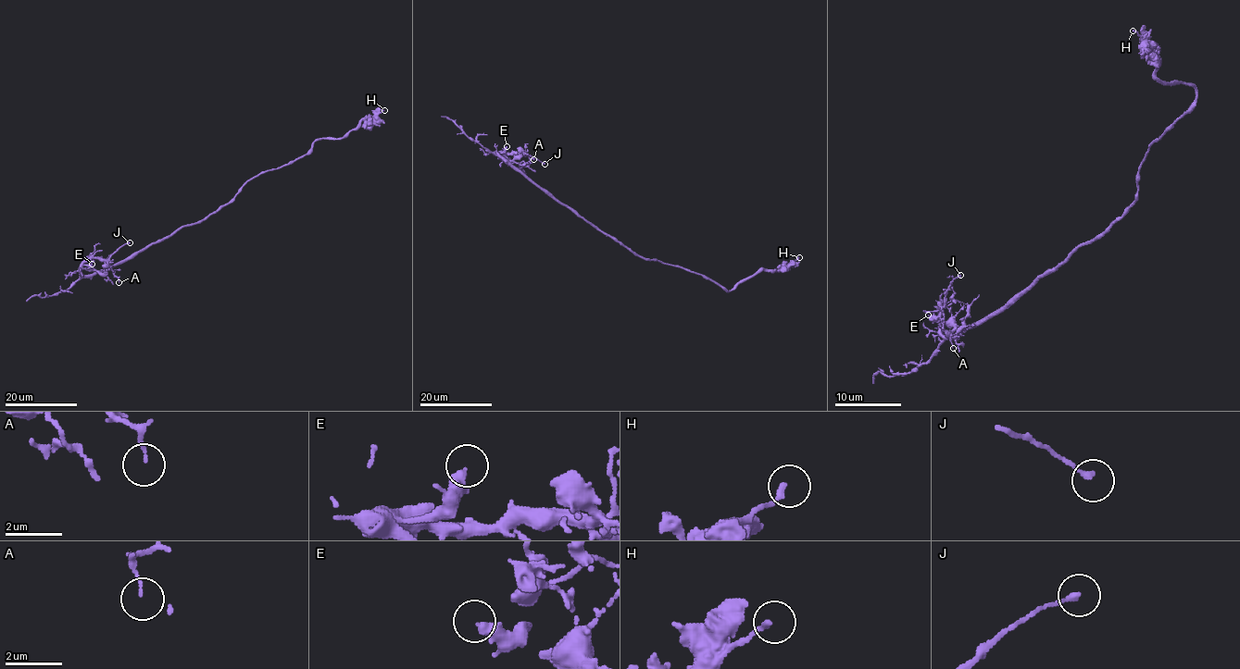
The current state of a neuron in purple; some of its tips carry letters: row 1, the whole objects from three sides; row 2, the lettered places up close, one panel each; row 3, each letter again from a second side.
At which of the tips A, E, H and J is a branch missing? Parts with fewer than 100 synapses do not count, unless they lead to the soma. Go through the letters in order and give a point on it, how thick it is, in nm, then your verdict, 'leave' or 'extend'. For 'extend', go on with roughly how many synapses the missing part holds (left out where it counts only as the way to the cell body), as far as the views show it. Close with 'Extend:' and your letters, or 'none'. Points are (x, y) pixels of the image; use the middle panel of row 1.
A: place (533, 159); calibre 100 nm; leave
E: place (507, 146); calibre 400 nm; leave
H: place (799, 257); calibre 170 nm; leave
J: place (544, 164); calibre 180 nm; leave
Extend: none

